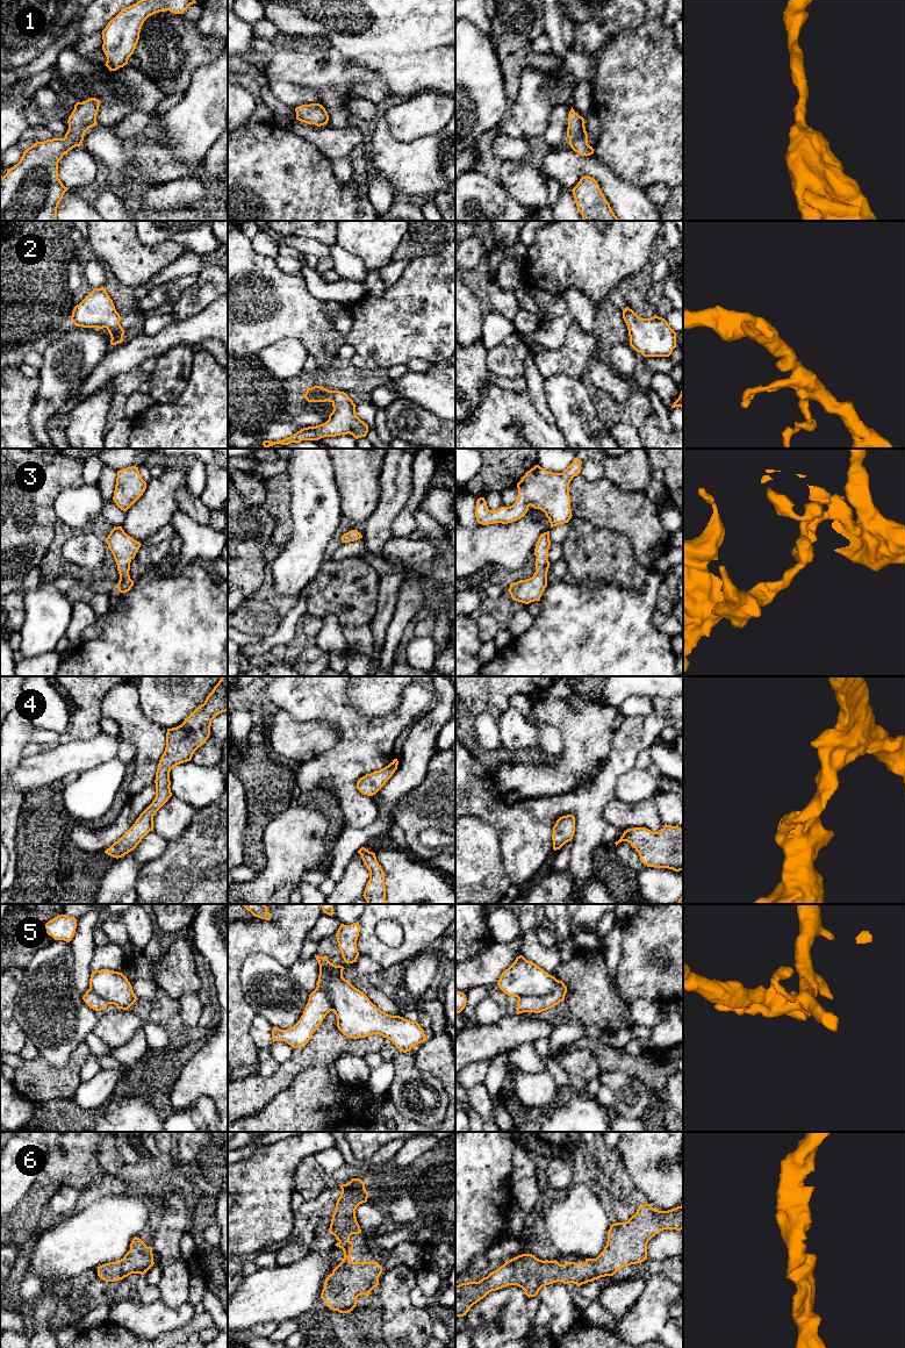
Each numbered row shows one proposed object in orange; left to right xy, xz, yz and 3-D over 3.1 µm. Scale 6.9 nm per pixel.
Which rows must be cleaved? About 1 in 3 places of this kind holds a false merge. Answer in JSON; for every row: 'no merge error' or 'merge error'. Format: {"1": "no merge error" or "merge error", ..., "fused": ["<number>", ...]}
{"1": "no merge error", "2": "no merge error", "3": "no merge error", "4": "no merge error", "5": "merge error", "6": "no merge error", "fused": ["5"]}

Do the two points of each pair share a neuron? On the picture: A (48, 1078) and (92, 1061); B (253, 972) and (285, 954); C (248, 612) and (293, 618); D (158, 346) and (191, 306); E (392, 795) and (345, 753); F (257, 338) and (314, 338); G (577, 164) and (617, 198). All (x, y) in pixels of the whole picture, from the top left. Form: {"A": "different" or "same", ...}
{"A": "different", "B": "different", "C": "different", "D": "different", "E": "different", "F": "same", "G": "same"}

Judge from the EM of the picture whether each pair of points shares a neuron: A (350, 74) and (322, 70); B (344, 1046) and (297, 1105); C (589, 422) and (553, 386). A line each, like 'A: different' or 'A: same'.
A: same
B: different
C: same

